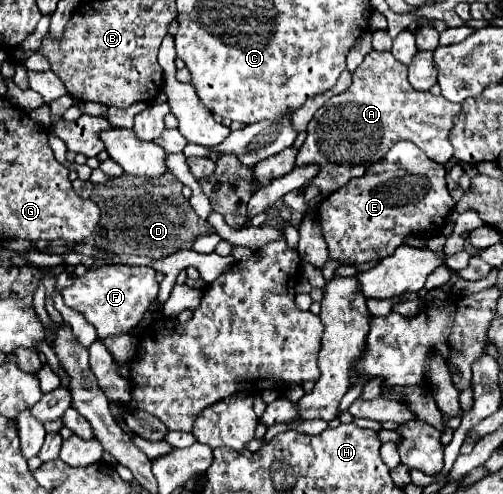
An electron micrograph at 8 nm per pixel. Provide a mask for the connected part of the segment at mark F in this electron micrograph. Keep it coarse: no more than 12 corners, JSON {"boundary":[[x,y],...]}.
{"boundary":[[107,264],[63,288],[99,338],[129,332],[159,284],[149,266]]}

